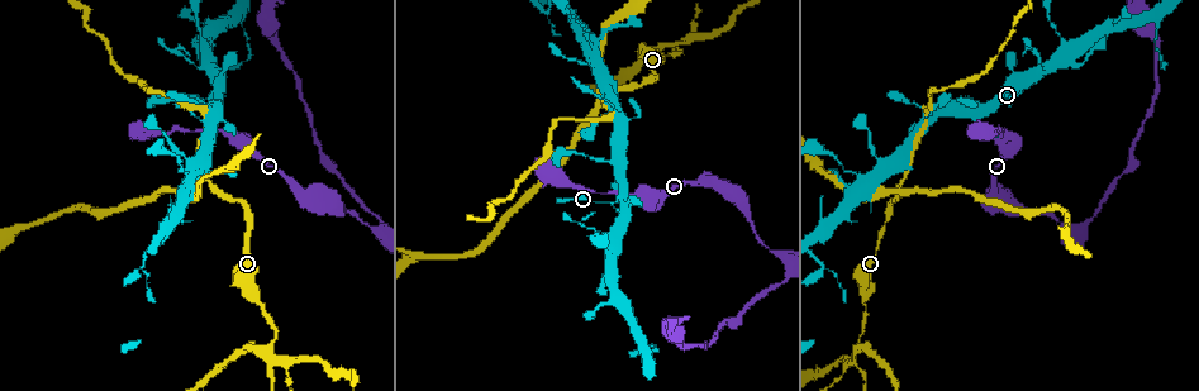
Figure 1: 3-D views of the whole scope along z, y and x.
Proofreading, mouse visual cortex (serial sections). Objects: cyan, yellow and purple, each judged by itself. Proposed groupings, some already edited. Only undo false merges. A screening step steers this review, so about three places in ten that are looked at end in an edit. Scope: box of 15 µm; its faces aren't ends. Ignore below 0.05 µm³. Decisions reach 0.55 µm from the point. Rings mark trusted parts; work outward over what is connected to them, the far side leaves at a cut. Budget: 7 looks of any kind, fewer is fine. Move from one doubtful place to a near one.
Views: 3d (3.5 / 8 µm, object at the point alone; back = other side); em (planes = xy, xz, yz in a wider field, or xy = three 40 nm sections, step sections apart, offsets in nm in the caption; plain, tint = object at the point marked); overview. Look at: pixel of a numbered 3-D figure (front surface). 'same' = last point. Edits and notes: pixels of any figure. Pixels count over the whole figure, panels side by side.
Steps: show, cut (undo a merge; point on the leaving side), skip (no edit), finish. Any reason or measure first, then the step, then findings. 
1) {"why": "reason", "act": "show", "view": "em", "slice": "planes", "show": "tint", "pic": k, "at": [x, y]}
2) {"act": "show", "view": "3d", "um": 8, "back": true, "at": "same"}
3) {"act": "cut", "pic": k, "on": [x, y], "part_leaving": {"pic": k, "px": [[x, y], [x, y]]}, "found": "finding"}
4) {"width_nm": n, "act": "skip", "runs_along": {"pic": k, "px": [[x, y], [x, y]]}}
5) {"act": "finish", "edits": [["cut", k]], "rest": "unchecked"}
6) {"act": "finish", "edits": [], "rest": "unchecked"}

{"why": "abrupt turn", "act": "show", "view": "3d", "um": 8, "back": true, "pic": 1, "at": [268, 349]}

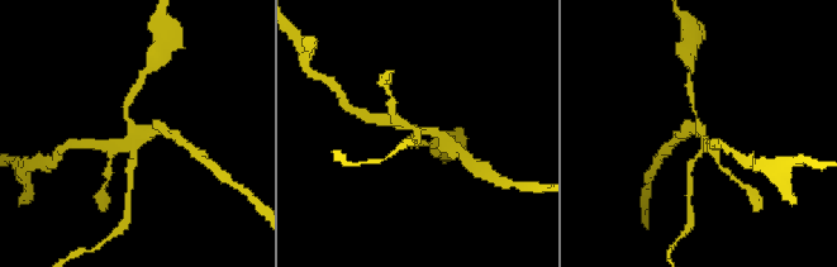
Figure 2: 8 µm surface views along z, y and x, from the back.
{"arms": 4, "arm_widths_nm": [150, 150, 250, 250], "act": "show", "view": "em", "slice": "xy", "step": 3, "show": "tint", "pic": 2, "at": [131, 133]}

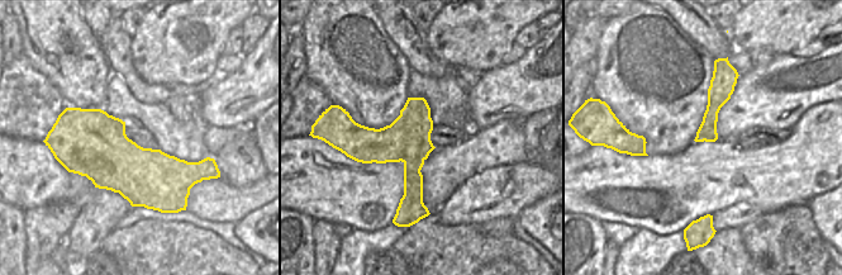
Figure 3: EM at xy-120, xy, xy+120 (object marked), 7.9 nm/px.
{"act": "cut", "pic": 2, "on": [108, 148], "part_leaving": {"pic": 2, "px": [[132, 130], [175, 134]]}, "found": "a second cell is stuck on"}

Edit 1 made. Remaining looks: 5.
{"why": "sharp bend", "act": "show", "view": "3d", "um": 3.5, "pic": 1, "at": [202, 114]}

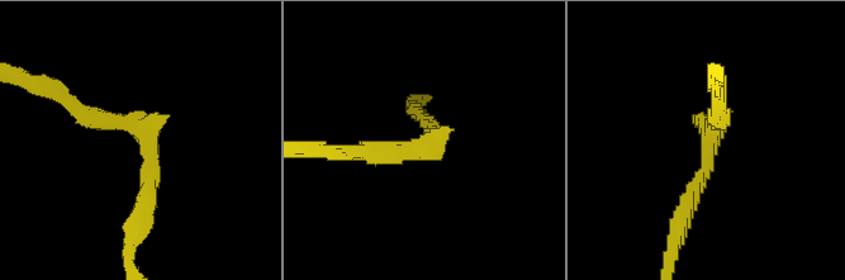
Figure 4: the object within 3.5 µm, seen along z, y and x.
{"why": "need the tissue", "act": "show", "view": "em", "slice": "planes", "show": "tint", "pic": 4, "at": [432, 142]}

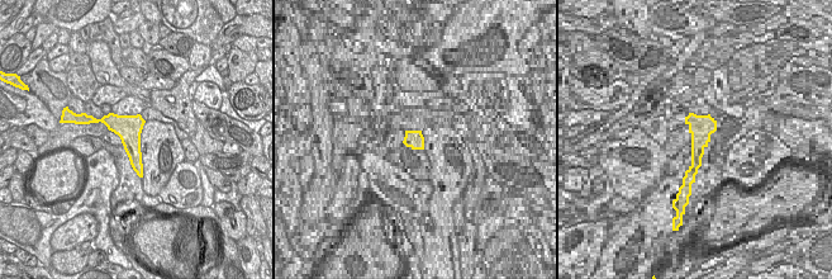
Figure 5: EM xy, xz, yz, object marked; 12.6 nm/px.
{"why": "another direction", "act": "show", "view": "em", "slice": "xy", "step": 5, "show": "tint", "at": "same"}

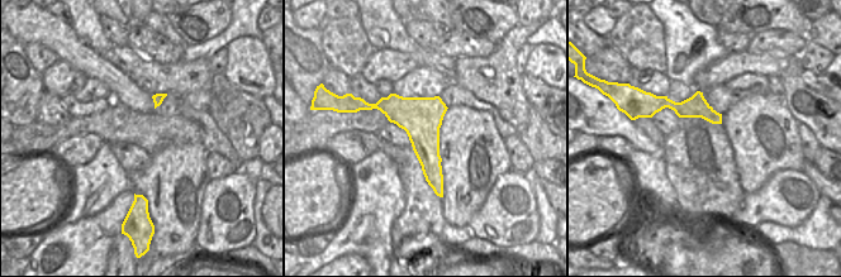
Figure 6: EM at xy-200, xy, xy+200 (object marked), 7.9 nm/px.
{"arm_widths_nm": [200, 250], "act": "skip", "found": "all the same cell"}

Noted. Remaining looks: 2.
{"why": "thin arm on a thick one", "act": "show", "view": "3d", "um": 3.5, "pic": 1, "at": [863, 176]}

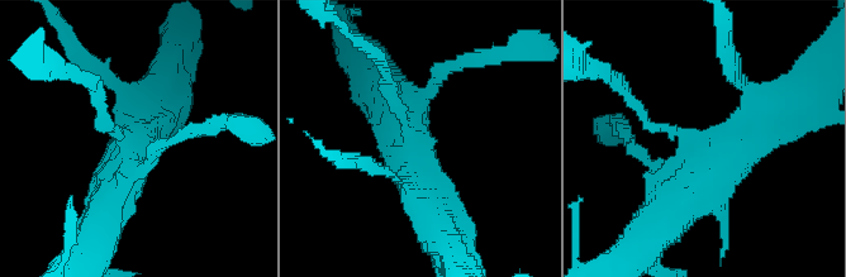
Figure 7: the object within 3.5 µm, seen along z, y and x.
{"act": "show", "view": "em", "slice": "planes", "show": "tint", "pic": 7, "at": [125, 146]}

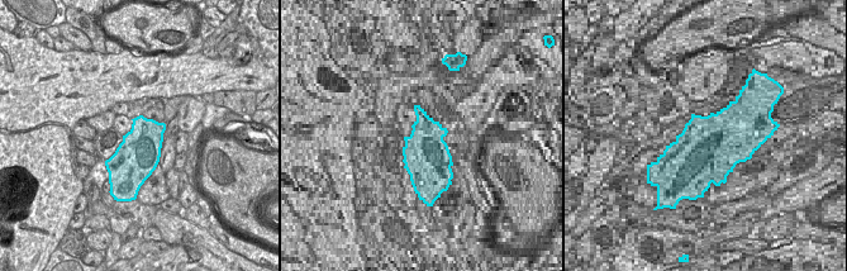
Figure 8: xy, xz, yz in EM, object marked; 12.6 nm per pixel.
{"act": "skip", "runs_along": {"pic": 7, "px": [[766, 123], [708, 165], [652, 232]]}, "found": "continuous, no second cell"}

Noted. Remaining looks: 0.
{"act": "finish", "edits": [["cut", 2]], "rest": "unchecked"}

